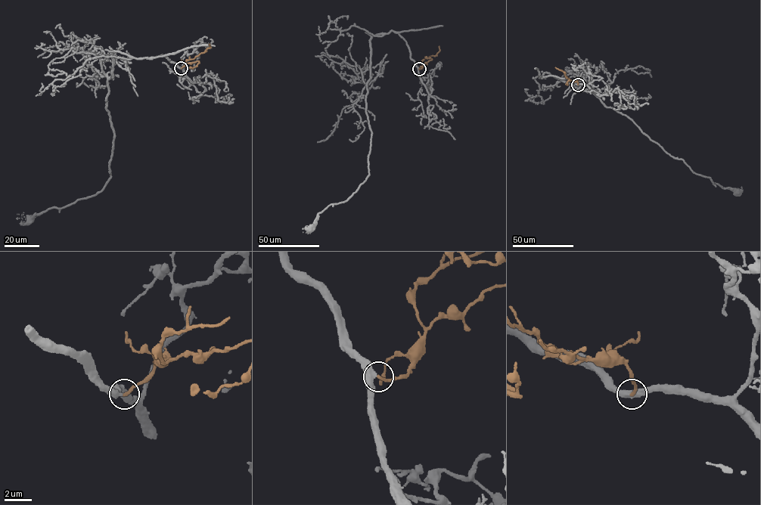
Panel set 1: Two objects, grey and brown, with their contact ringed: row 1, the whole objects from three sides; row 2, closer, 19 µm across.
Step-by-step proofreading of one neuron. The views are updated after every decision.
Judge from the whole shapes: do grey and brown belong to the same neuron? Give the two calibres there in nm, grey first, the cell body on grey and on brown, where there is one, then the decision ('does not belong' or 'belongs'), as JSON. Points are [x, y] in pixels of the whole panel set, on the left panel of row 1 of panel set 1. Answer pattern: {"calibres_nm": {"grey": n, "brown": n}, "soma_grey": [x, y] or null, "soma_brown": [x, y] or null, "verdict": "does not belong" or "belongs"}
{"calibres_nm": {"grey": 440, "brown": 200}, "soma_grey": null, "soma_brown": null, "verdict": "belongs"}

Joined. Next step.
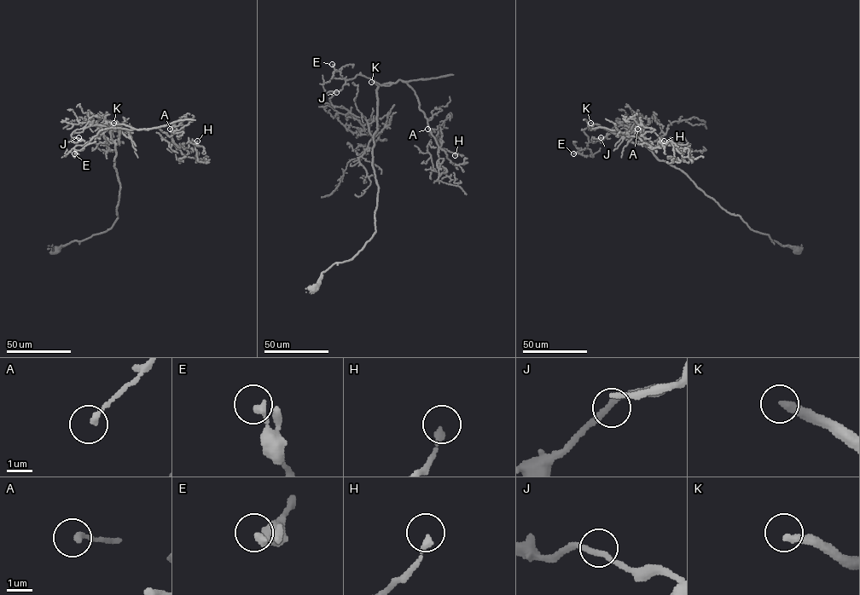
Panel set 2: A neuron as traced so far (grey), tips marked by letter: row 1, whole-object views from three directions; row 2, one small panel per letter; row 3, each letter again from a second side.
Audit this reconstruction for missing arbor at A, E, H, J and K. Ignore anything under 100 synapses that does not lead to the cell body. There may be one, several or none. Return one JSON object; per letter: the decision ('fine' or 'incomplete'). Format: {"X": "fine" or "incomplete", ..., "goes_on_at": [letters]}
{"A": "fine", "E": "fine", "H": "fine", "J": "fine", "K": "incomplete", "goes_on_at": ["K"]}

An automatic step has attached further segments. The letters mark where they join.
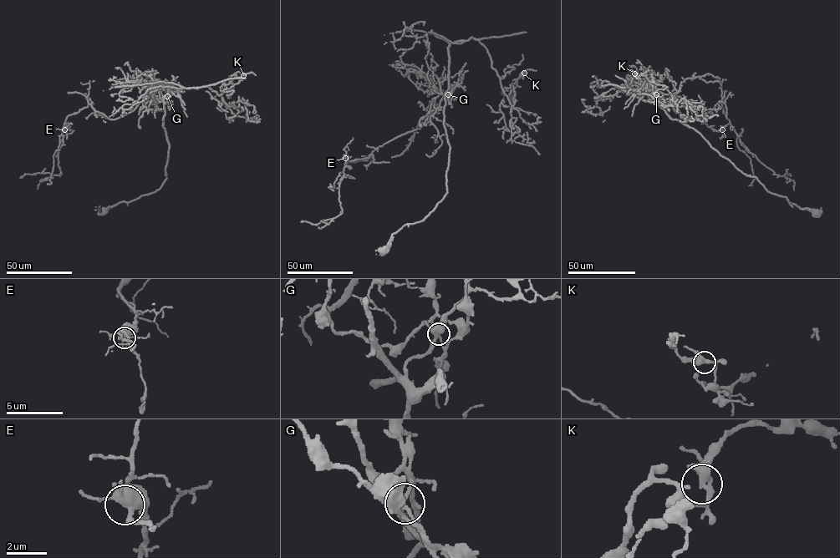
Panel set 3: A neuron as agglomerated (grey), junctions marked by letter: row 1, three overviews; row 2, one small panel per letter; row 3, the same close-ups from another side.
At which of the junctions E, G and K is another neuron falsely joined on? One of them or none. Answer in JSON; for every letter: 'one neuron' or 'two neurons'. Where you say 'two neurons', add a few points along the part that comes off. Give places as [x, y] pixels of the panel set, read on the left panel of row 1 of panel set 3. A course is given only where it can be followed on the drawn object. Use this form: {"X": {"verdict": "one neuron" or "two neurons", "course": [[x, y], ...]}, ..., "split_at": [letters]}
{"E": {"verdict": "one neuron"}, "G": {"verdict": "two neurons", "course": [[167, 96], [155, 96], [156, 88], [115, 119], [89, 103], [65, 121], [60, 174], [20, 177]]}, "K": {"verdict": "one neuron"}, "split_at": ["G"]}

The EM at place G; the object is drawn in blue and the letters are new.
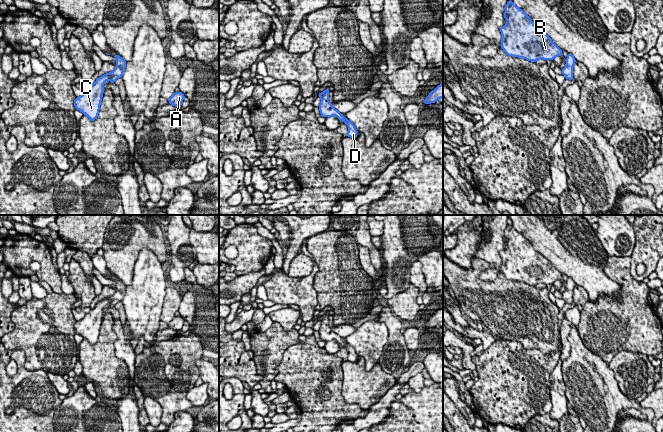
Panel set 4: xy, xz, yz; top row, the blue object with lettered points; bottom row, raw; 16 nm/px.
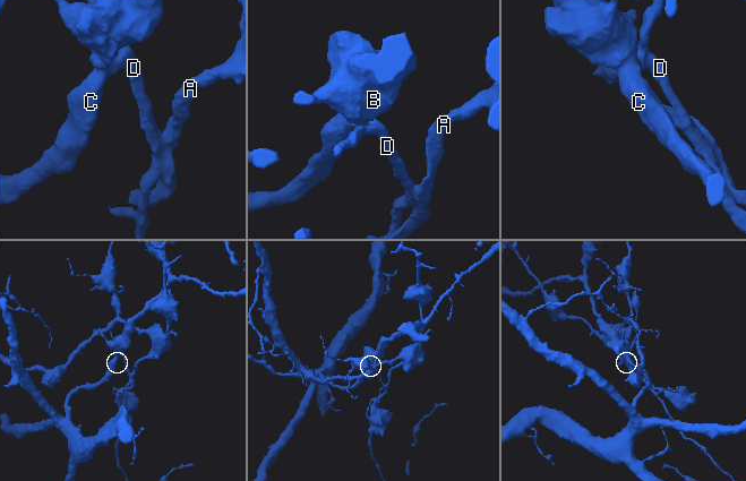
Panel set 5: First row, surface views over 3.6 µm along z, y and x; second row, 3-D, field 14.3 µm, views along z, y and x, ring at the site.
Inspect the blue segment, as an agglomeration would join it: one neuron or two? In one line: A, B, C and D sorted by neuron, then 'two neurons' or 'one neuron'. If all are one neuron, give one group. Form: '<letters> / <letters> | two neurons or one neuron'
A D / B C | two neurons

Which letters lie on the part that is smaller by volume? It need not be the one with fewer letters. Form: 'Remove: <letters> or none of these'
Remove: A, D

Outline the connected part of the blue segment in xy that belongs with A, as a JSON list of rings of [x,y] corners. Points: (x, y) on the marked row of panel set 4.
[[[181,91],[180,92],[174,92],[172,97],[169,98],[168,101],[169,101],[169,104],[180,109],[184,98],[185,98],[185,96]]]

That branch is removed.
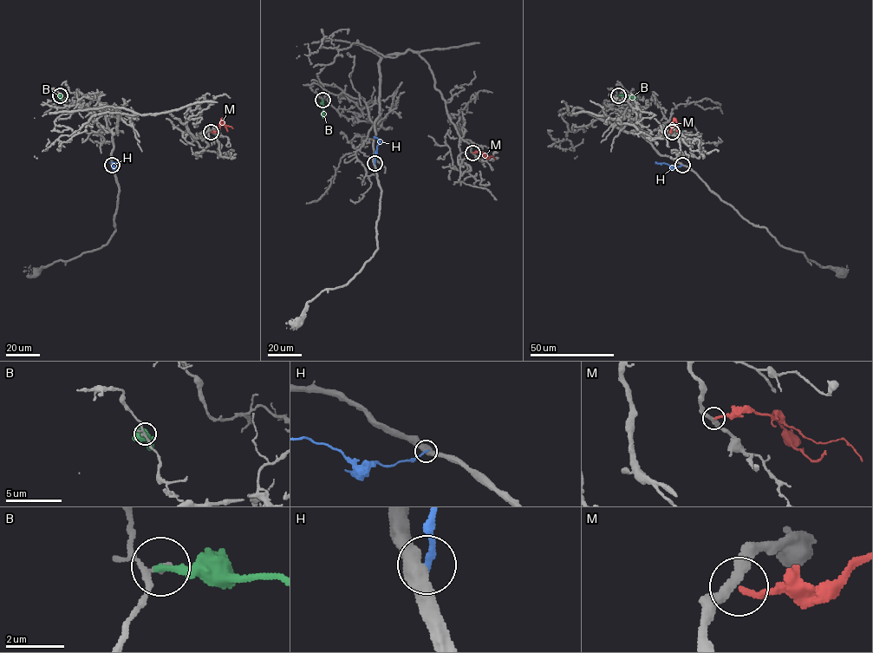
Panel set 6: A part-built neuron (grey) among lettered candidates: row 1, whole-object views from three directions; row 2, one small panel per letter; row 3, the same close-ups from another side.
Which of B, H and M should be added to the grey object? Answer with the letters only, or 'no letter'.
no letter

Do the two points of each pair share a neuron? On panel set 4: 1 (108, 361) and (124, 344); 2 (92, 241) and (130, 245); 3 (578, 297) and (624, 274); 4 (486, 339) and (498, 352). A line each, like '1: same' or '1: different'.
1: different
2: different
3: different
4: different

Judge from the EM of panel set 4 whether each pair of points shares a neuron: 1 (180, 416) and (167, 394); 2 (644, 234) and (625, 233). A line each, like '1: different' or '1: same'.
1: different
2: different

